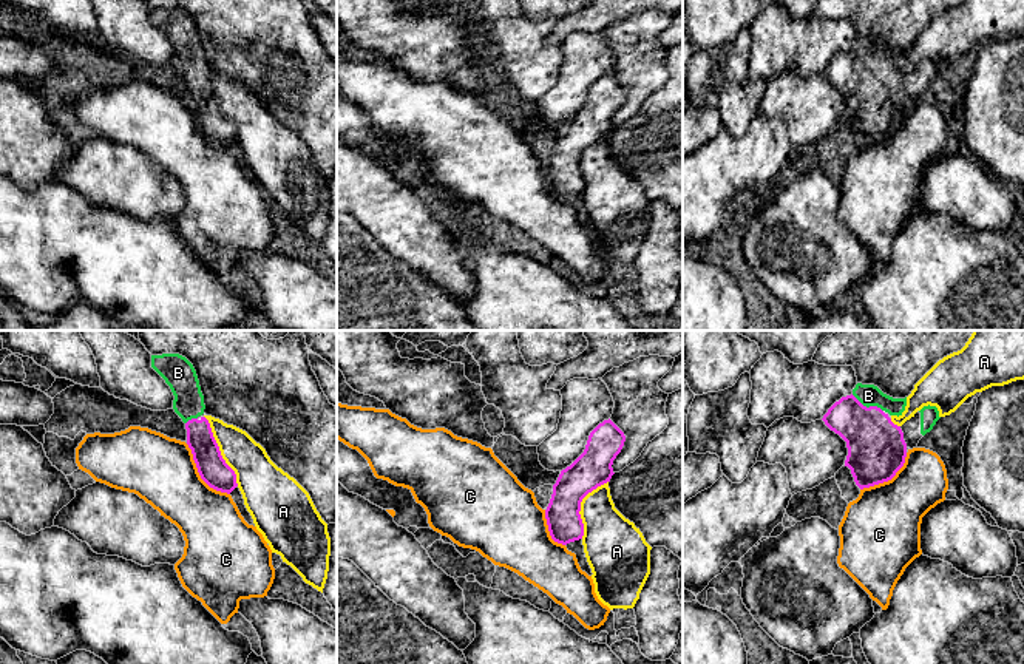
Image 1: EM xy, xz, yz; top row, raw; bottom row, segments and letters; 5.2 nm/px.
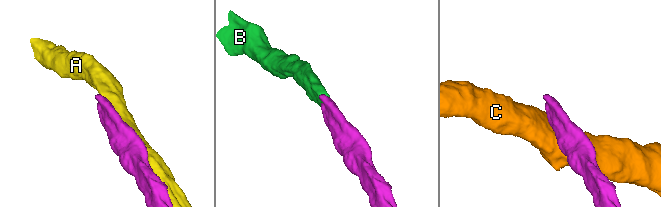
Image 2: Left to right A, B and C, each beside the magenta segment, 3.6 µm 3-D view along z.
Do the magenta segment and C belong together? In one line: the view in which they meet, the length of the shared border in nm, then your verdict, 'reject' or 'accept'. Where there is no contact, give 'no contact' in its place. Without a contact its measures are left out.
contact in xy; length 360 nm; reject

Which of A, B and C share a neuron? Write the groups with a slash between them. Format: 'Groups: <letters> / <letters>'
Groups: A / B / C

